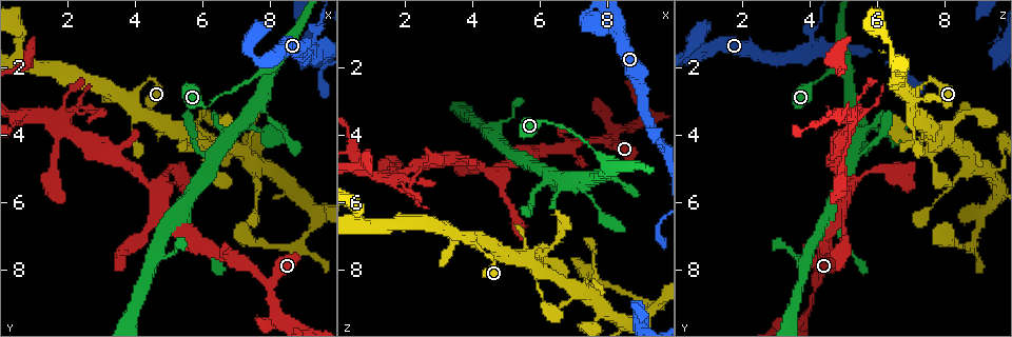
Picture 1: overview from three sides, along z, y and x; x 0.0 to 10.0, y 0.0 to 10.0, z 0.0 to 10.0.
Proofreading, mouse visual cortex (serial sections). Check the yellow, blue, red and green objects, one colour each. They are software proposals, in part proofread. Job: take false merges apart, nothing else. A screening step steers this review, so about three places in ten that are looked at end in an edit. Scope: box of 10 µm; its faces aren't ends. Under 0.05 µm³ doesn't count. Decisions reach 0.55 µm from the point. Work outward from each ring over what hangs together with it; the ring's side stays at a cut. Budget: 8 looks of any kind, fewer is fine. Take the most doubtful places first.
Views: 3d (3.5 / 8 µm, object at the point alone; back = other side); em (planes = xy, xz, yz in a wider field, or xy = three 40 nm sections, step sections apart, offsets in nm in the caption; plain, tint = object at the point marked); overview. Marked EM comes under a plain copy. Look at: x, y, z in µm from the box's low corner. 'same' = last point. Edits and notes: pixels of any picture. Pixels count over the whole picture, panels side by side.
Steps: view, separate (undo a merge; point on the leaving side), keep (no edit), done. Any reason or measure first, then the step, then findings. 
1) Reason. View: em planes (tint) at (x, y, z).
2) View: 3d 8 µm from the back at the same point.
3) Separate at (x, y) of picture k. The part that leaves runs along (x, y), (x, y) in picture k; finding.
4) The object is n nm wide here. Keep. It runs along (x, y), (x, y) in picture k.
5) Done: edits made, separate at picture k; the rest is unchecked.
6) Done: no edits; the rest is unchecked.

View: 3d 8 µm at (4.00, 2.75, 7.25).

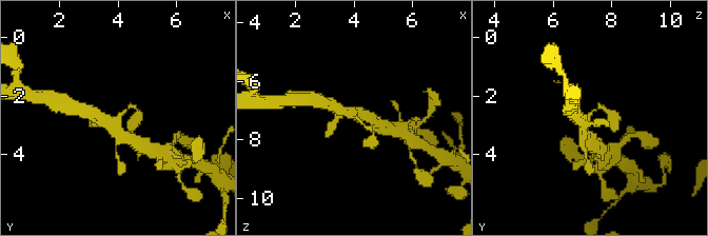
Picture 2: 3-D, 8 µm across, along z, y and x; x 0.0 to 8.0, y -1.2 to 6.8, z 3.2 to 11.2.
View: em xy step 3 (tint) at the same point.

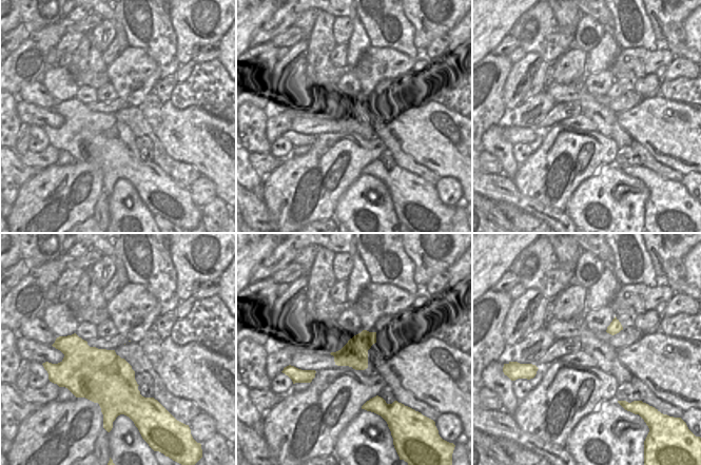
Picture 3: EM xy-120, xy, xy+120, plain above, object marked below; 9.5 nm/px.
Keep. It runs along (606, 112), (598, 106), (584, 124), (588, 142) in picture 2; all the same cell.

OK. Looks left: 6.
View: 3d 3.5 µm at (8.10, 8.80, 4.10).

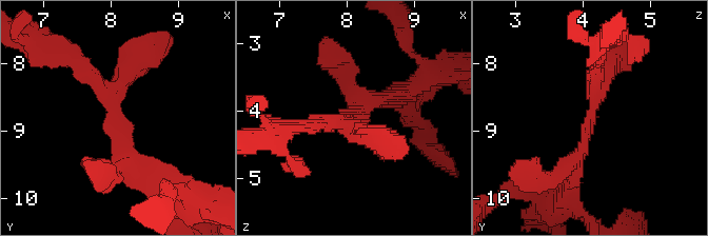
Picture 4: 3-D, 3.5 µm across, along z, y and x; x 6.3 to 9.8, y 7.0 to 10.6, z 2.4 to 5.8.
3 arms meet here; the arms are 200, 300, 300 nm wide; need the tissue. View: em xy step 3 (tint) at (8.05, 8.90, 4.10).

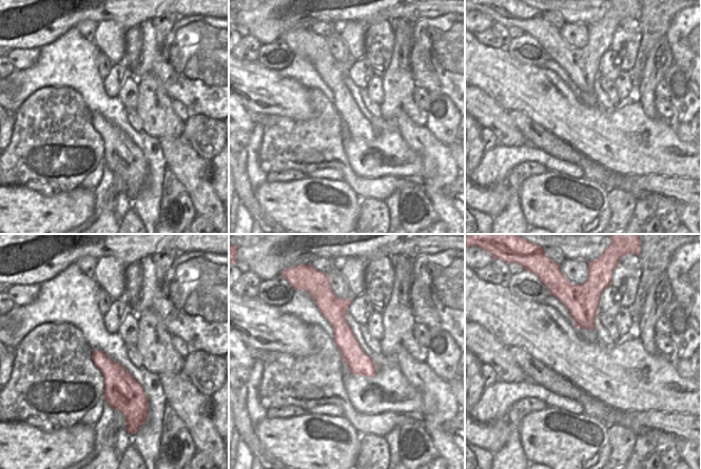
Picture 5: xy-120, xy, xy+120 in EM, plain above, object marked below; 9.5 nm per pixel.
Keep. It runs along (611, 60), (571, 176) in picture 4; all the same cell.

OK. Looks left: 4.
Looks like a crossing. View: 3d 3.5 µm at (1.95, 3.80, 5.25).

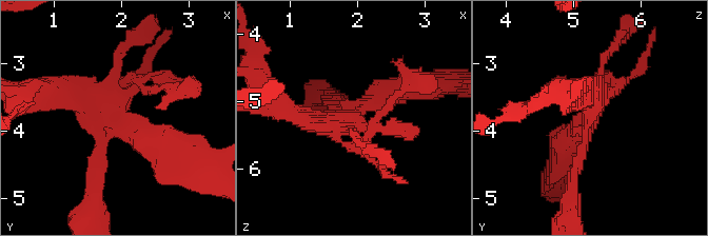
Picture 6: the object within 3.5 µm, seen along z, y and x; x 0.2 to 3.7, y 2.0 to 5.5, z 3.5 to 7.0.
Need the tissue. View: em xy step 3 (tint) at (1.90, 3.80, 5.25).

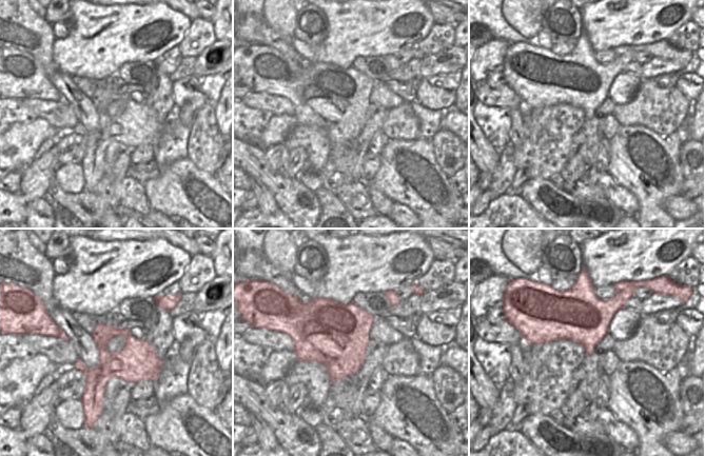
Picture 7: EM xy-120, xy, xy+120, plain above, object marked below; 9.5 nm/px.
Keep. It runs along (165, 148), (101, 102), (53, 96) in picture 6; all the same cell.

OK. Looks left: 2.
Done: no edits; the rest is unchecked.

